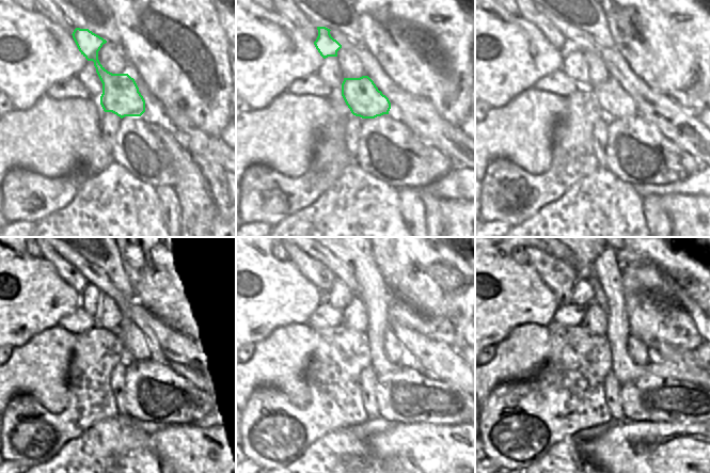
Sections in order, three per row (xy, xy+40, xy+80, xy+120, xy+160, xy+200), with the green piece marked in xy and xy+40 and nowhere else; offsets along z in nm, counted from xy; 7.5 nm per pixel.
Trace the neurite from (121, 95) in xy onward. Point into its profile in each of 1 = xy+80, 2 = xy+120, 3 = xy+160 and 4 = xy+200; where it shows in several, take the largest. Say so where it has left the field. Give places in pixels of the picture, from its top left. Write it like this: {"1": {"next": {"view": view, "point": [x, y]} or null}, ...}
{"1": {"next": {"view": "xy+80", "point": [614, 103]}}, "2": {"next": {"view": "xy+120", "point": [137, 346]}}, "3": {"next": {"view": "xy+160", "point": [393, 348]}}, "4": {"next": {"view": "xy+200", "point": [638, 351]}}}

